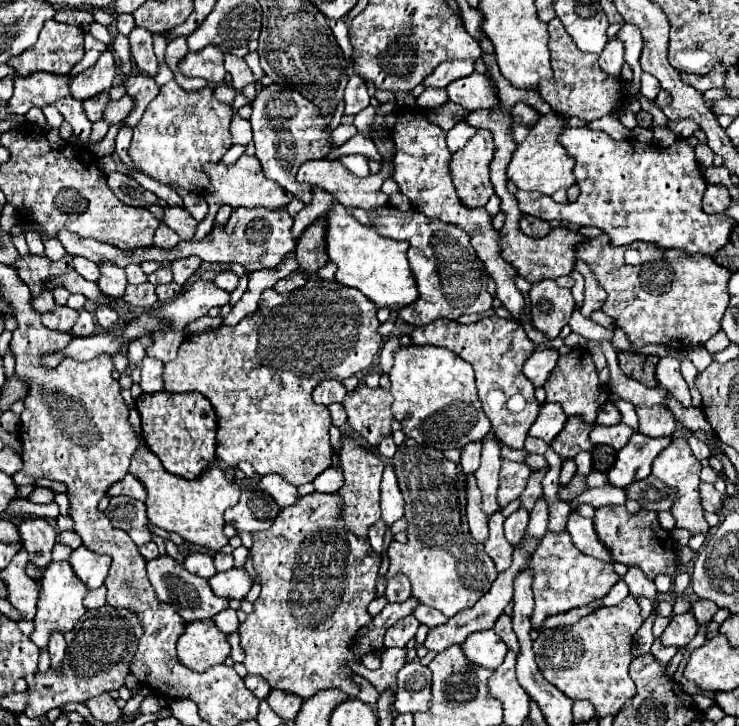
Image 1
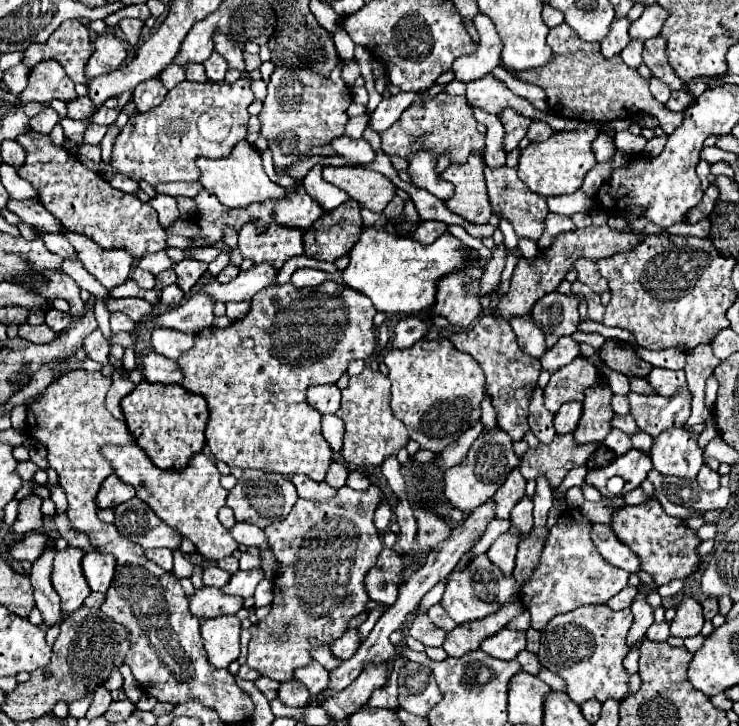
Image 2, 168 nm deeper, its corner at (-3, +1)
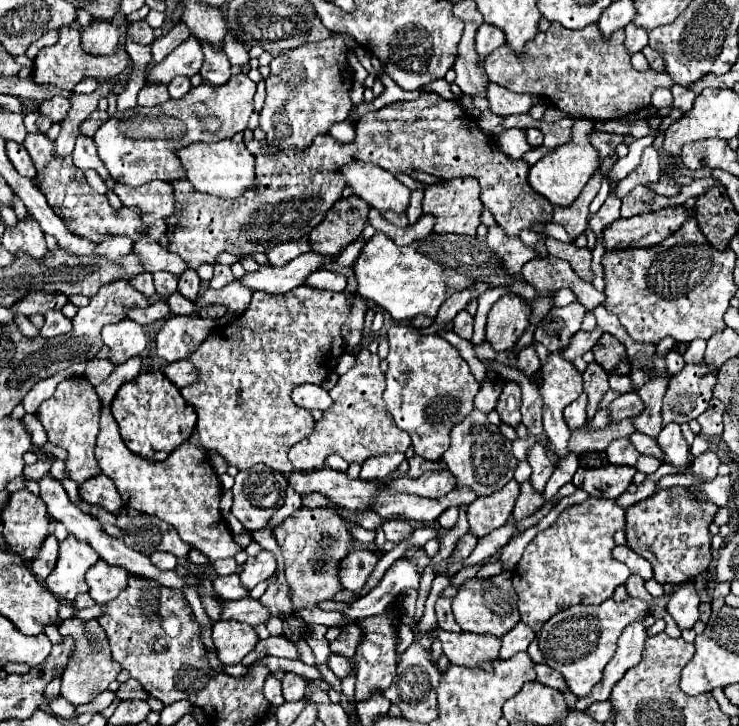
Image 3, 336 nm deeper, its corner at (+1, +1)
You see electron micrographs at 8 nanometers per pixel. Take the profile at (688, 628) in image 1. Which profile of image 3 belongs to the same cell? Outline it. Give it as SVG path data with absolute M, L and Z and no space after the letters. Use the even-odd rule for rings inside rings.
M682 585L672 593L666 611L676 621L678 629L684 631L684 629L692 629L694 623L698 621L698 605L700 599L696 595L694 585Z

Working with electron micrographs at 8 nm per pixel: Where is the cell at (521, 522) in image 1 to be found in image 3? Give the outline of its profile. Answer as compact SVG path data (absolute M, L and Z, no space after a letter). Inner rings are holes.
M524 481L520 485L520 495L518 495L518 501L516 501L516 507L512 511L512 517L514 521L522 521L530 515L534 515L540 507L544 505L544 497L542 493L536 493L530 485L530 481Z

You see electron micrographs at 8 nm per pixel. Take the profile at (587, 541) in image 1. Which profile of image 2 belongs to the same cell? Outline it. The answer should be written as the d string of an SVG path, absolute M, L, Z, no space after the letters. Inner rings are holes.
M598 523L592 525L592 541L598 547L600 555L612 565L622 567L632 573L638 573L642 569L638 555L630 547L626 547L610 527L598 525Z

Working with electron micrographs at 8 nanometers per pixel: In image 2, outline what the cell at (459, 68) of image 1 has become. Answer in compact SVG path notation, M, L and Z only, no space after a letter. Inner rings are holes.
M478 13L474 17L474 27L480 33L480 43L476 53L464 55L454 61L452 71L456 73L458 81L476 81L488 73L492 73L494 67L500 65L500 53L502 53L502 41L488 17Z

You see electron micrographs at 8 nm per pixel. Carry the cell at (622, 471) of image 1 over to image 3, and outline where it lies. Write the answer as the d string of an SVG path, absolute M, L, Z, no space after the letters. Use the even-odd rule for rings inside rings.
M608 465L608 467L598 467L598 469L578 469L572 483L578 489L584 489L592 497L608 497L616 499L620 497L628 485L632 483L636 475L636 469L630 465L618 467L618 465Z

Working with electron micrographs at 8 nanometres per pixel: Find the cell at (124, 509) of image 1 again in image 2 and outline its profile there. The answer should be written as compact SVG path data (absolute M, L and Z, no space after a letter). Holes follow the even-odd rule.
M132 497L126 503L120 503L116 509L116 529L122 537L130 539L132 543L140 545L142 549L154 549L154 547L168 547L172 551L180 549L182 535L160 521L144 501L138 497Z

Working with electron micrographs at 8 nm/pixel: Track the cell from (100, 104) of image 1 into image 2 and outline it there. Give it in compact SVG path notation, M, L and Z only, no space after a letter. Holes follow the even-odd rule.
M86 95L66 103L66 109L68 109L66 117L70 117L70 119L90 119L92 111L96 111L92 101L90 101L90 97L86 97Z

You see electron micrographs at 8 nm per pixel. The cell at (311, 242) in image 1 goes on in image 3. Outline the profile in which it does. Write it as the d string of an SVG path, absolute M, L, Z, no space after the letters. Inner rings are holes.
M356 195L336 201L324 221L310 231L310 249L326 257L336 257L362 235L368 221L368 211L370 207Z

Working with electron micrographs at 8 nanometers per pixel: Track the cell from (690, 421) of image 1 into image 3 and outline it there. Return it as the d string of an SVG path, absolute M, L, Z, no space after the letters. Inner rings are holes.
M610 375L610 389L618 391L618 393L632 391L632 381L626 375Z

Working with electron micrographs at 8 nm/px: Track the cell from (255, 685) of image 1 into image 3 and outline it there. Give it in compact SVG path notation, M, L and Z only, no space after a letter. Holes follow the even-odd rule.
M274 675L266 677L264 687L262 687L262 693L264 693L264 697L266 697L272 705L282 705L282 703L284 703L284 697L282 697L282 691L280 691L280 681L278 681Z

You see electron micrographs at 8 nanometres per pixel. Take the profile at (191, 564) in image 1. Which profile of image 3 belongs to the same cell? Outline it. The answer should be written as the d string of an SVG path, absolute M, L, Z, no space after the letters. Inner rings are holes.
M238 573L214 577L212 583L214 583L214 591L220 599L242 599L242 597L248 595L248 591L238 581Z

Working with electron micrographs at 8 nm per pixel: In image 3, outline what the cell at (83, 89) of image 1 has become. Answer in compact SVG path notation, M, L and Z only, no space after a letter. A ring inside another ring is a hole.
M92 21L92 25L82 31L82 49L96 57L108 57L116 53L118 41L118 29L108 21Z

